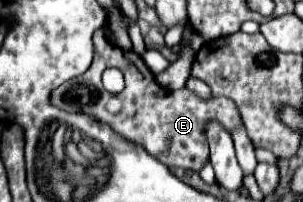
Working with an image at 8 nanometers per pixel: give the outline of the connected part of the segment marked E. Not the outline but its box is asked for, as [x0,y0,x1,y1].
[50,30,242,172]

